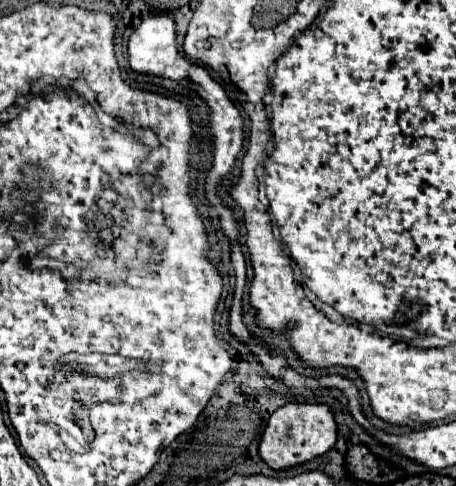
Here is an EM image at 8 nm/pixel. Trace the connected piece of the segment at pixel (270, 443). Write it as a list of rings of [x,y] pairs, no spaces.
[[[286,403],[272,413],[264,429],[260,457],[272,469],[284,469],[326,453],[328,449],[334,447],[336,439],[338,423],[334,419],[334,411],[326,403]]]

